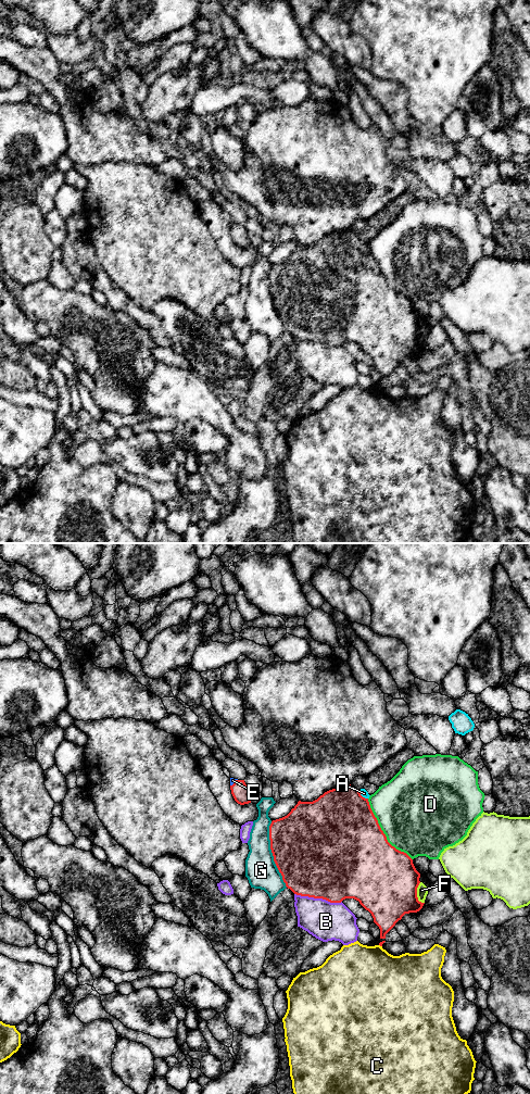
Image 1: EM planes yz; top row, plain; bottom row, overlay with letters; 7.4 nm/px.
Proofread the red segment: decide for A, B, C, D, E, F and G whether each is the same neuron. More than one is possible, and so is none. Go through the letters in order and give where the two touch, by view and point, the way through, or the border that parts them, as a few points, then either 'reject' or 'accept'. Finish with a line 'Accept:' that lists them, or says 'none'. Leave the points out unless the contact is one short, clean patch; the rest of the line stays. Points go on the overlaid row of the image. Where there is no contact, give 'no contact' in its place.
A: yz (361, 795) | reject
B: yz (318, 897) | reject
C: yz (380, 945) | reject
D: yz (382, 832) | reject
E: yz (234, 782) | accept
F: yz (416, 894) | reject
G: yz (273, 854) | reject
Accept: E

